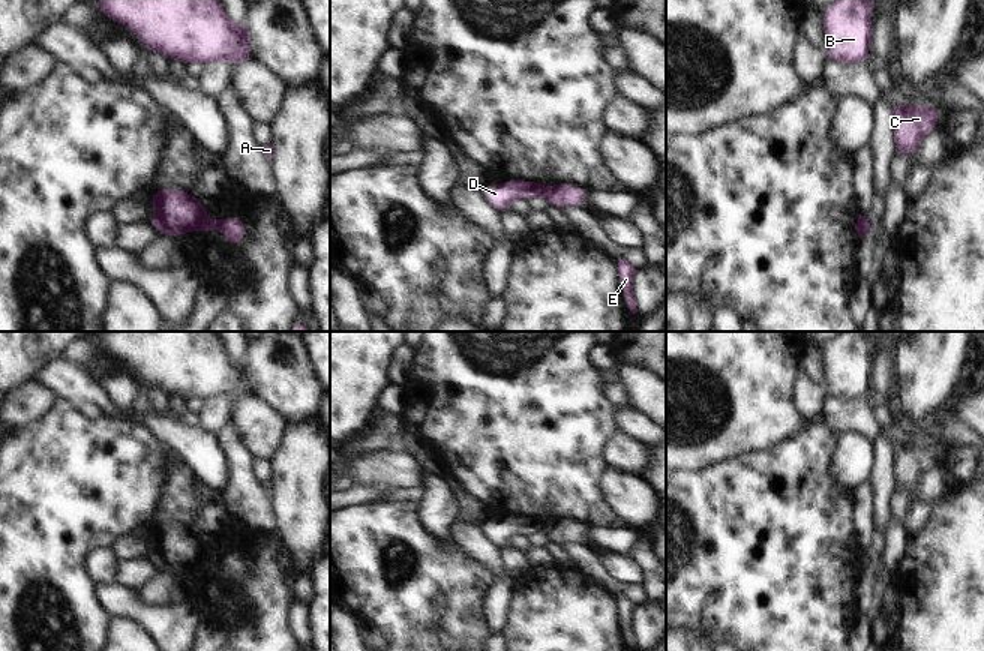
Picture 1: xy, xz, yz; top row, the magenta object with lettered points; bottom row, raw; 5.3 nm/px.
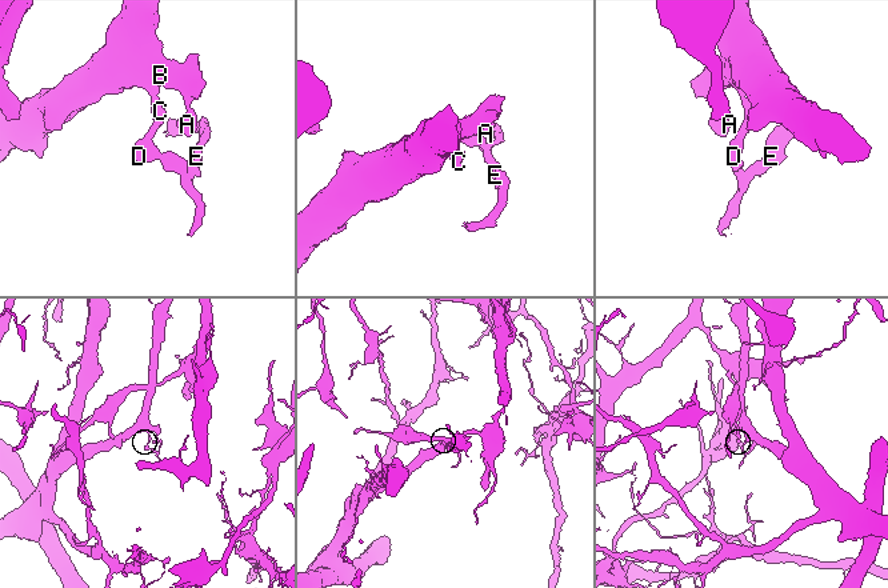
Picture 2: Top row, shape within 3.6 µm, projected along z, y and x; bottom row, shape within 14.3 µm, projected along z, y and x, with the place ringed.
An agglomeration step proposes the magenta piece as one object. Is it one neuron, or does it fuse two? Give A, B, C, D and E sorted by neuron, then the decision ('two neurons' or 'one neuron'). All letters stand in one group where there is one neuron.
groups A B C D / E; two neurons

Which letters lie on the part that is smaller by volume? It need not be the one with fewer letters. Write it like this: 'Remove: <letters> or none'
Remove: E

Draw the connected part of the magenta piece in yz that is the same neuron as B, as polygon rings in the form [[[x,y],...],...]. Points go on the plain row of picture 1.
[[[840,332],[824,350],[828,396],[844,400],[862,399],[870,393],[874,332]]]

